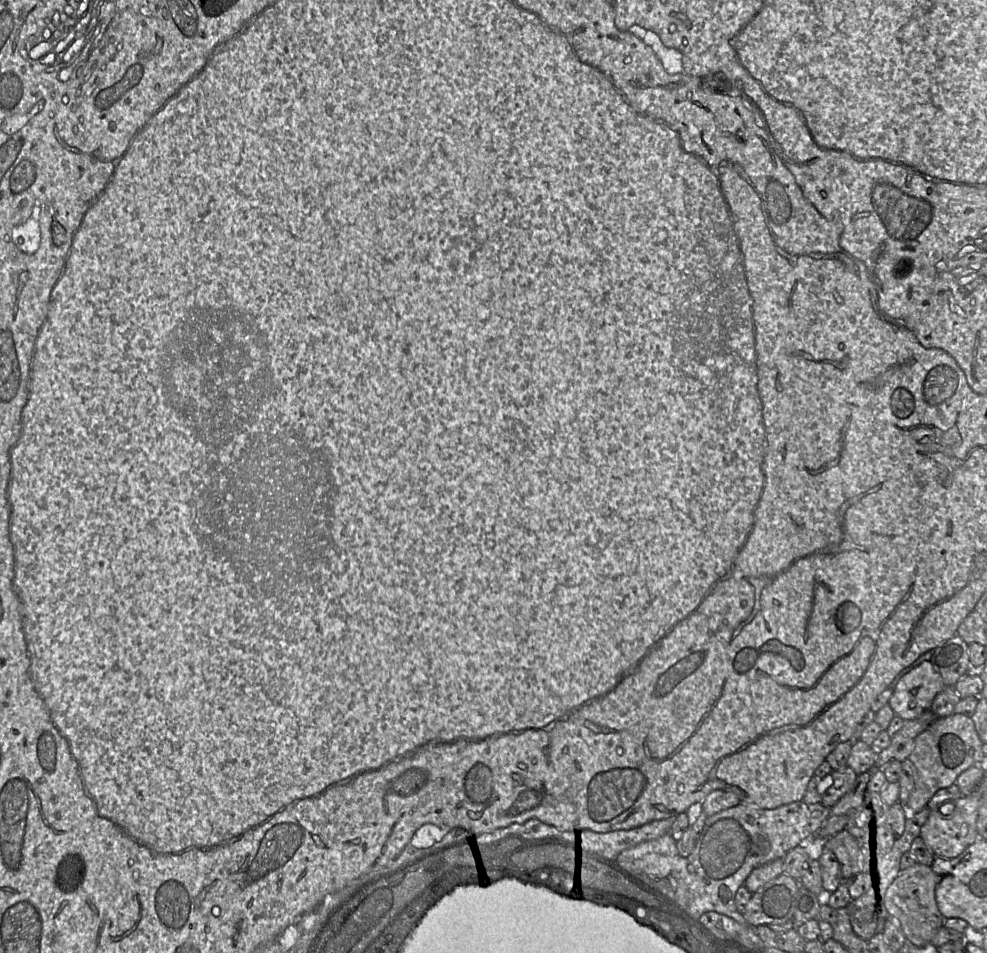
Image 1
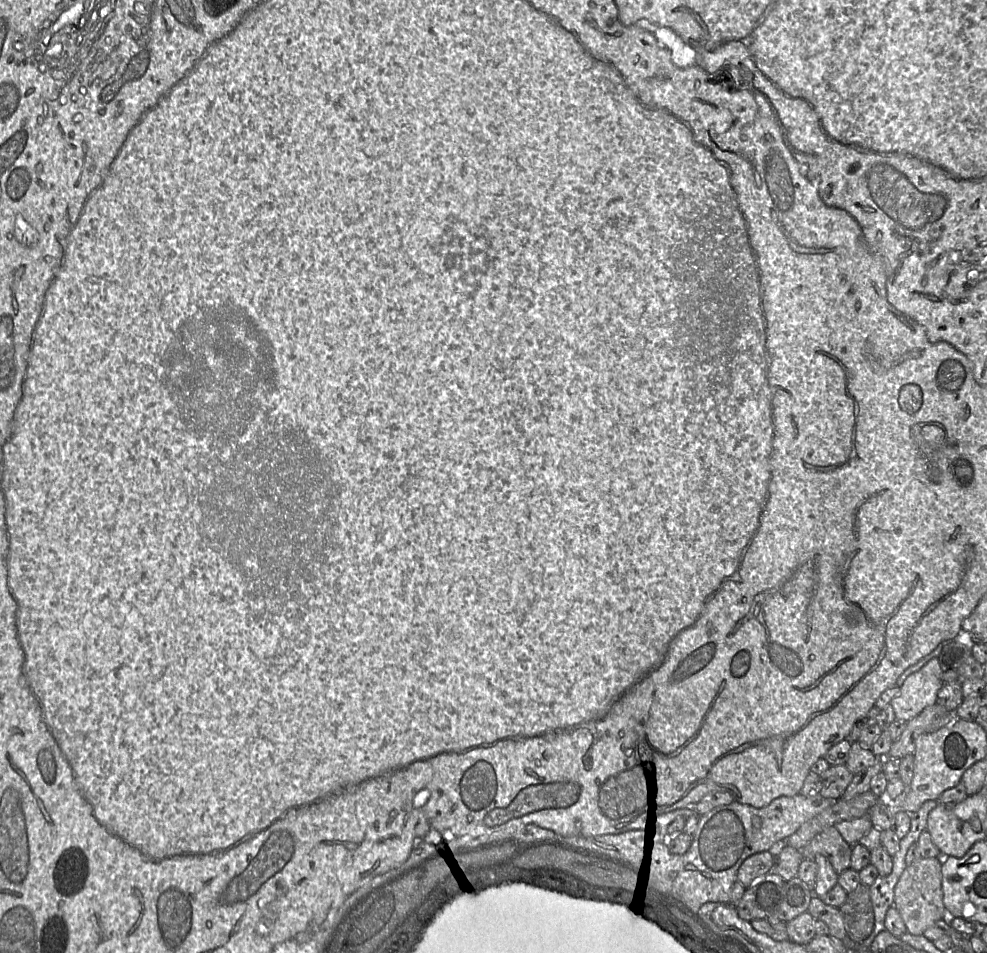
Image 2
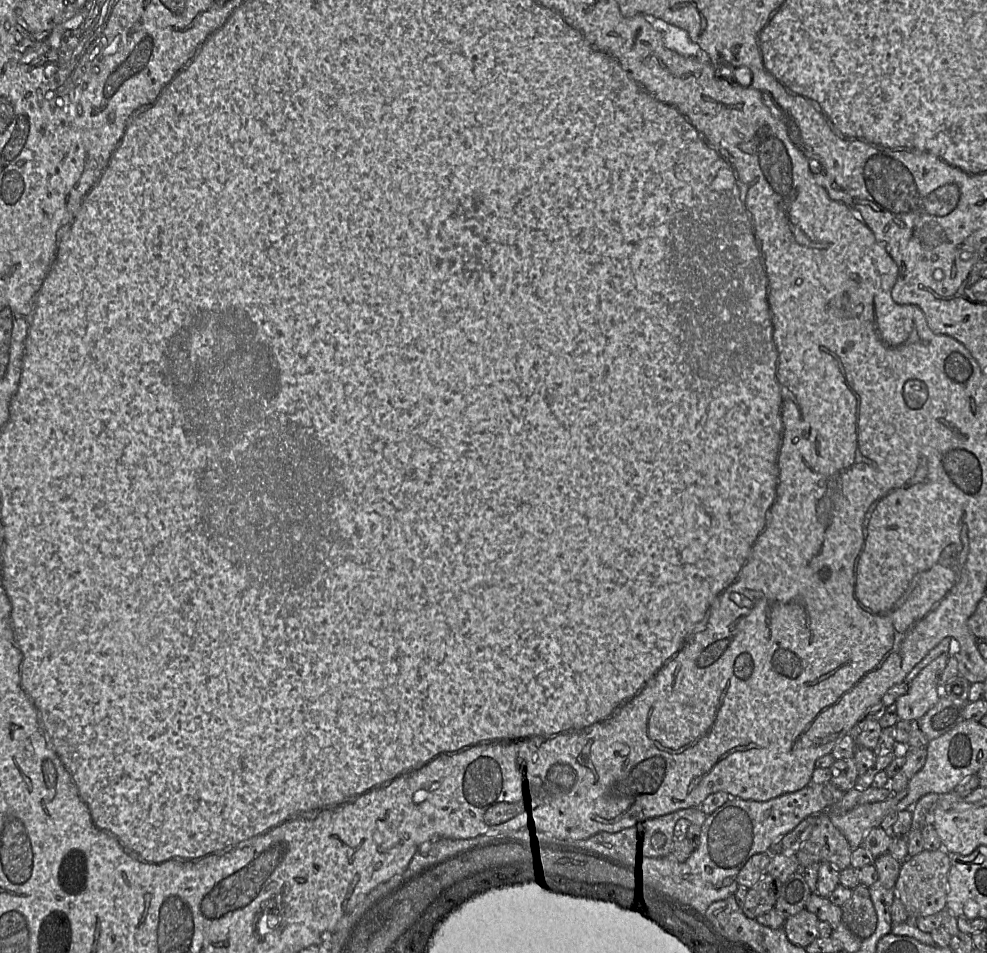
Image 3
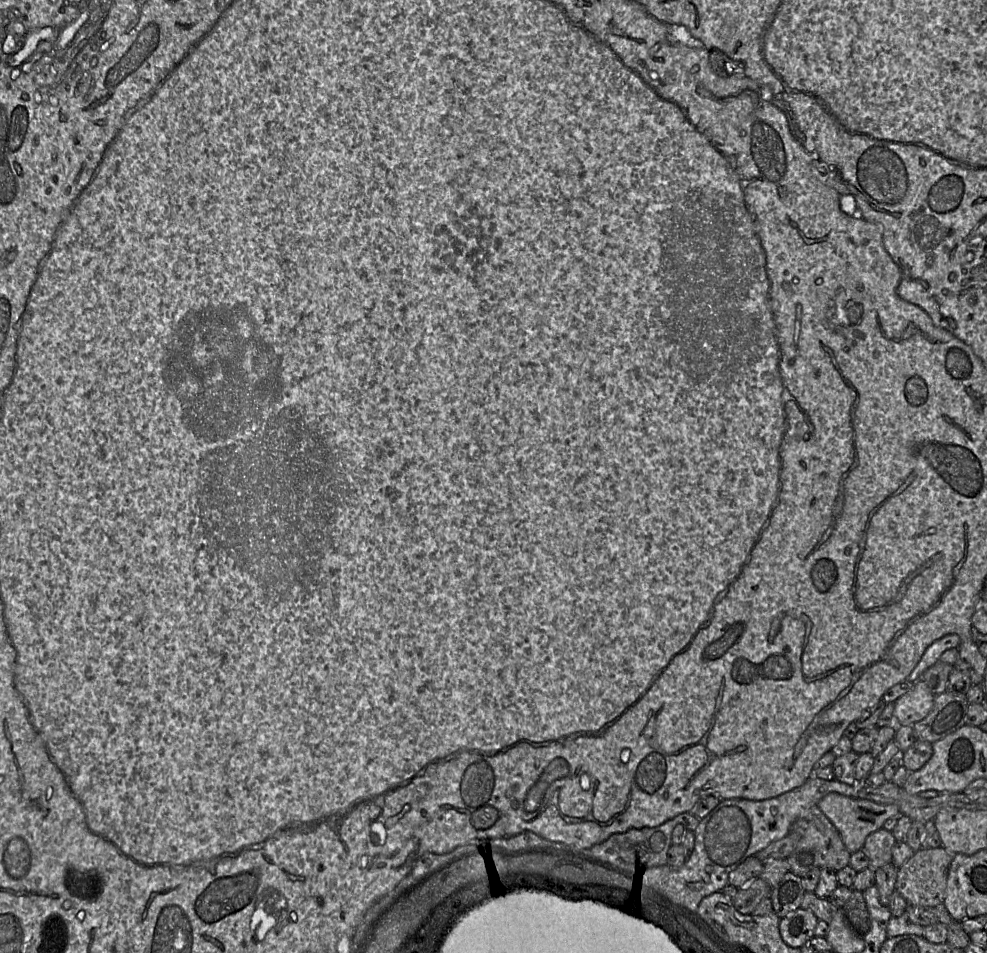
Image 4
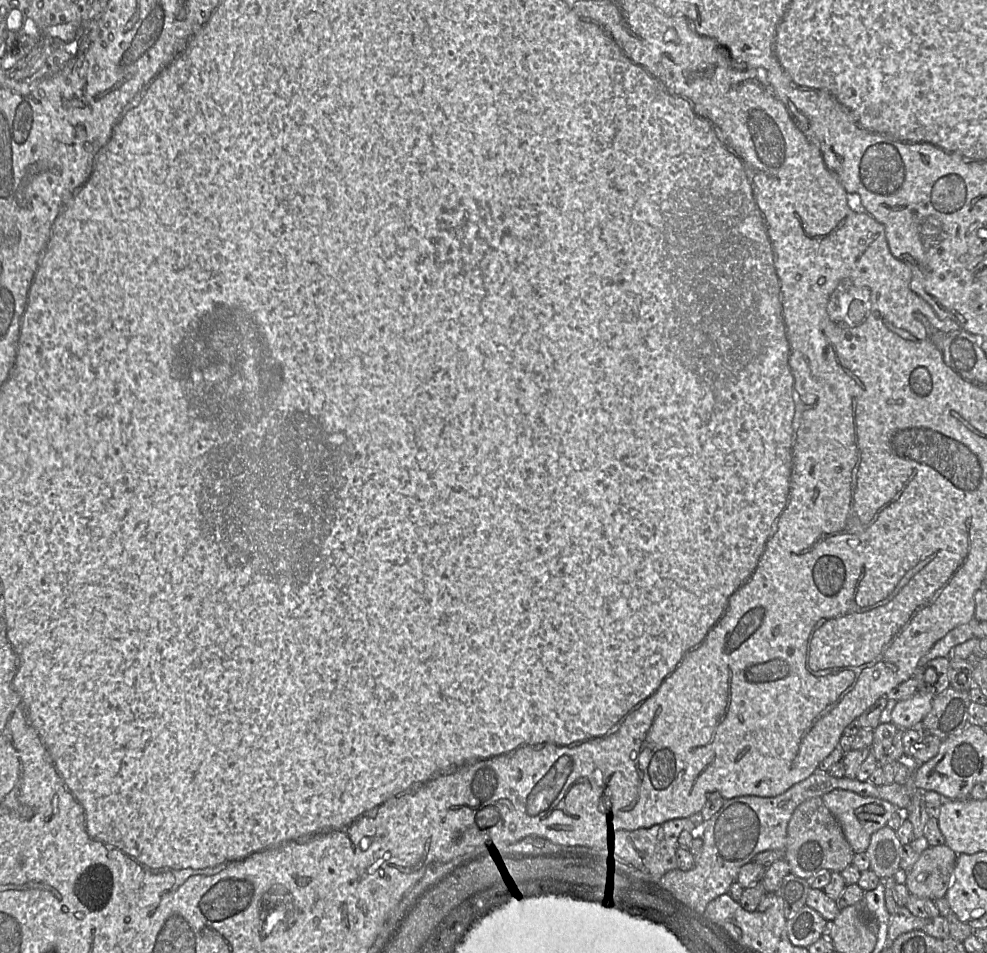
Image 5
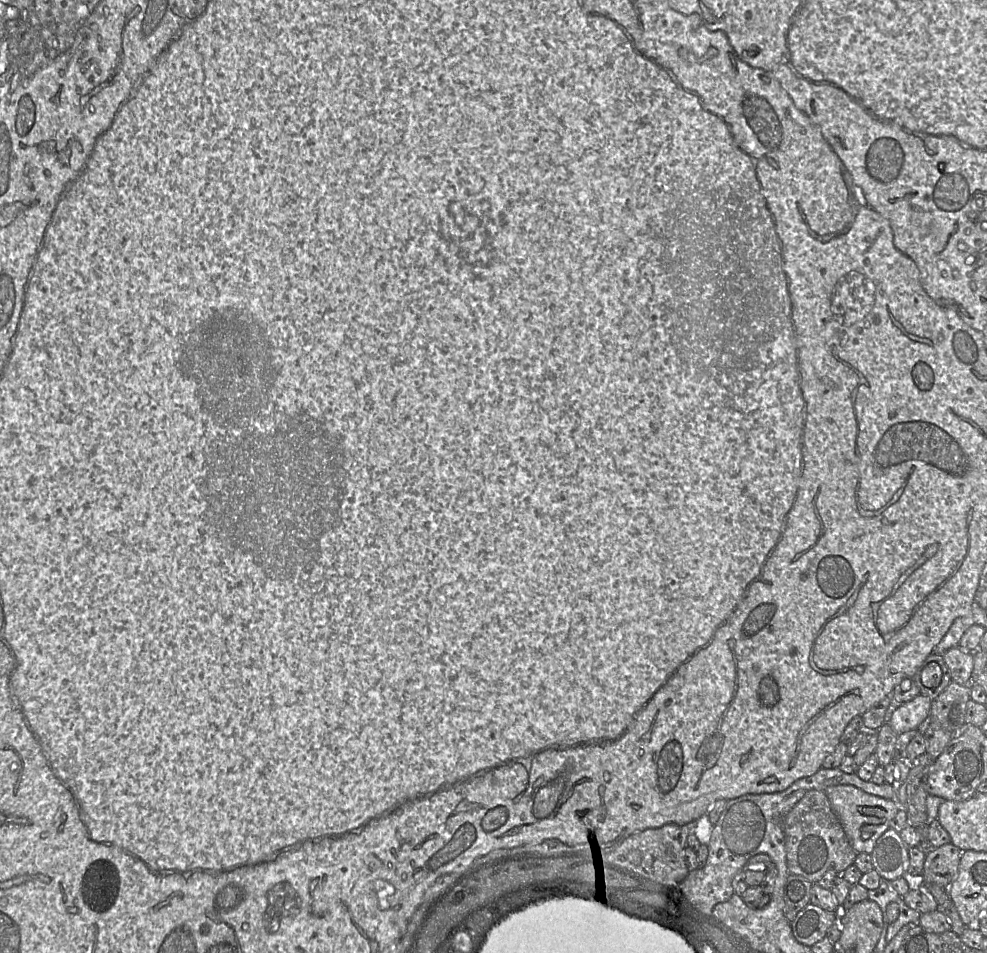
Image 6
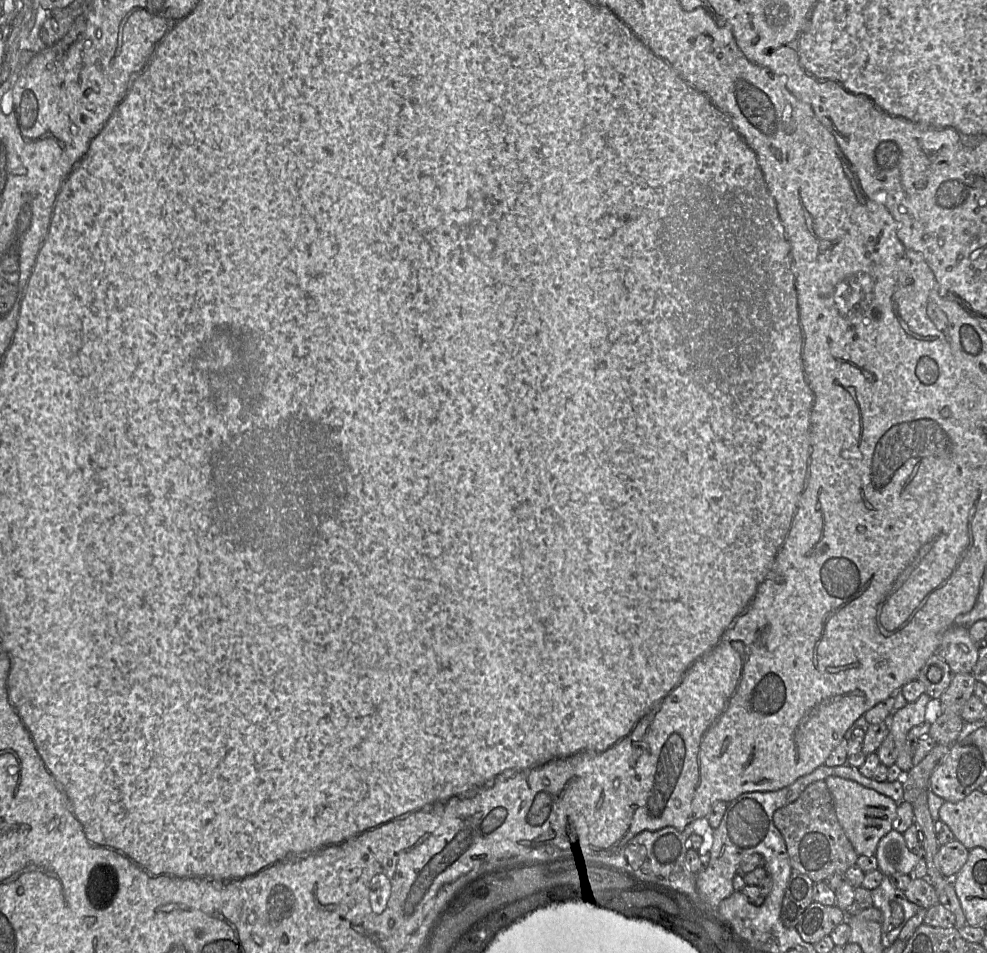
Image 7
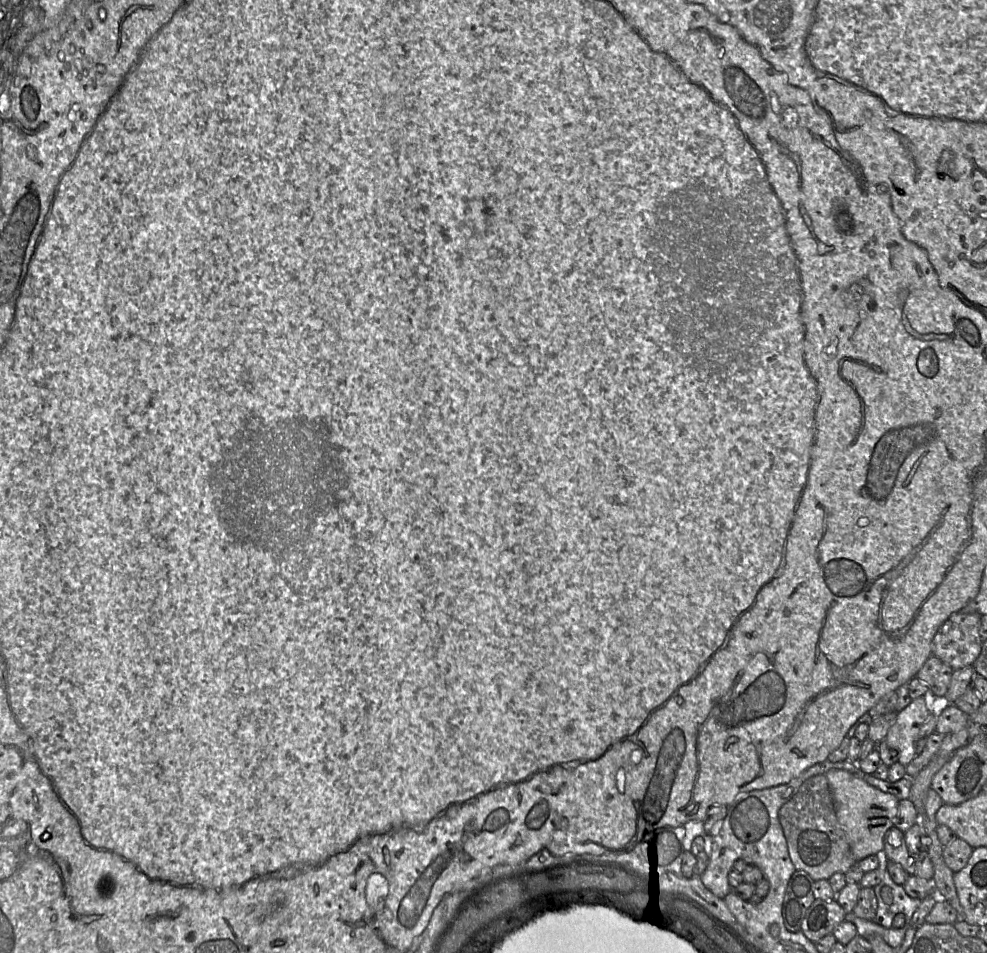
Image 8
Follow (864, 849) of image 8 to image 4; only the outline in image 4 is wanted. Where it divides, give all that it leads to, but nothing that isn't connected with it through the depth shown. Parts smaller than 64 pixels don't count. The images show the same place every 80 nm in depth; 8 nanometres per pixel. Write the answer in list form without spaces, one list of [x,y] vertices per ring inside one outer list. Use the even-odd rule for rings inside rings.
[[[838,793],[823,797],[818,807],[838,830],[851,854],[861,850],[867,836],[882,828],[887,819],[900,814],[894,804],[880,804]]]

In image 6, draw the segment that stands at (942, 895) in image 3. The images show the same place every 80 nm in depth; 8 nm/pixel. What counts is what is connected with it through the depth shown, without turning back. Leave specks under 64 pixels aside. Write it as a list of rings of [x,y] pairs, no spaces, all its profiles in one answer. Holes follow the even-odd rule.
[[[952,843],[928,847],[921,874],[924,884],[948,888],[957,874],[961,854],[962,851]]]

